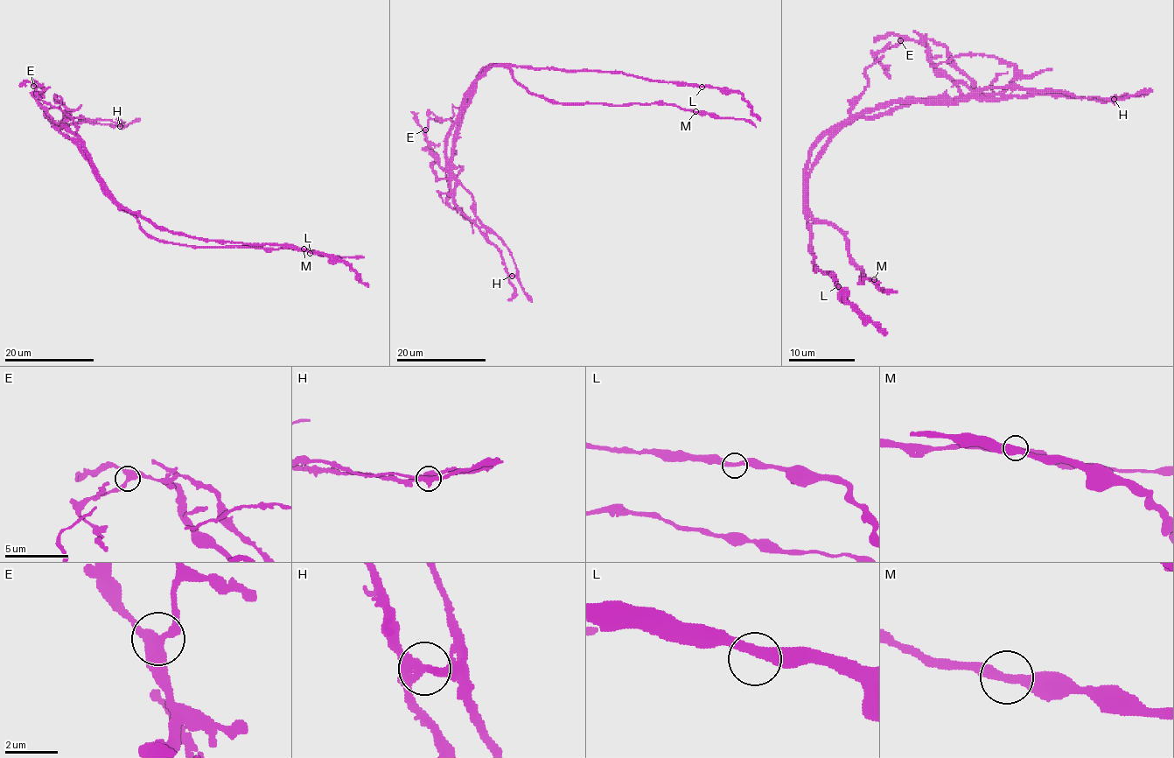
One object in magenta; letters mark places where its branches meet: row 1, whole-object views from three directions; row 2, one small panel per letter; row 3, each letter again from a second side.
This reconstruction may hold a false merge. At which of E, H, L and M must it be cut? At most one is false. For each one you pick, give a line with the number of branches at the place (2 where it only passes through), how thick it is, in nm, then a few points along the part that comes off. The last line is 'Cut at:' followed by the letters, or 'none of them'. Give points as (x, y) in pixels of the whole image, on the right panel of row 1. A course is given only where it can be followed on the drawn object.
H: Branches: 3. Thickness 300 nm. Course of the part to remove: (1114, 100), (910, 100), (851, 120), (808, 177), (808, 212), (844, 236), (864, 279), (897, 292)
Cut at: H

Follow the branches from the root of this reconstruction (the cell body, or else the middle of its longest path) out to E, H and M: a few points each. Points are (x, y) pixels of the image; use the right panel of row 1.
E: (808, 192), (816, 156), (844, 126), (913, 101), (954, 100), (960, 94), (923, 44), (900, 40)
H: (808, 192), (808, 176), (820, 150), (852, 118), (892, 103), (941, 101), (988, 94), (1066, 94), (1114, 100)
M: (808, 192), (808, 212), (814, 218), (833, 225), (844, 236), (849, 258), (861, 270), (863, 277), (874, 279)

